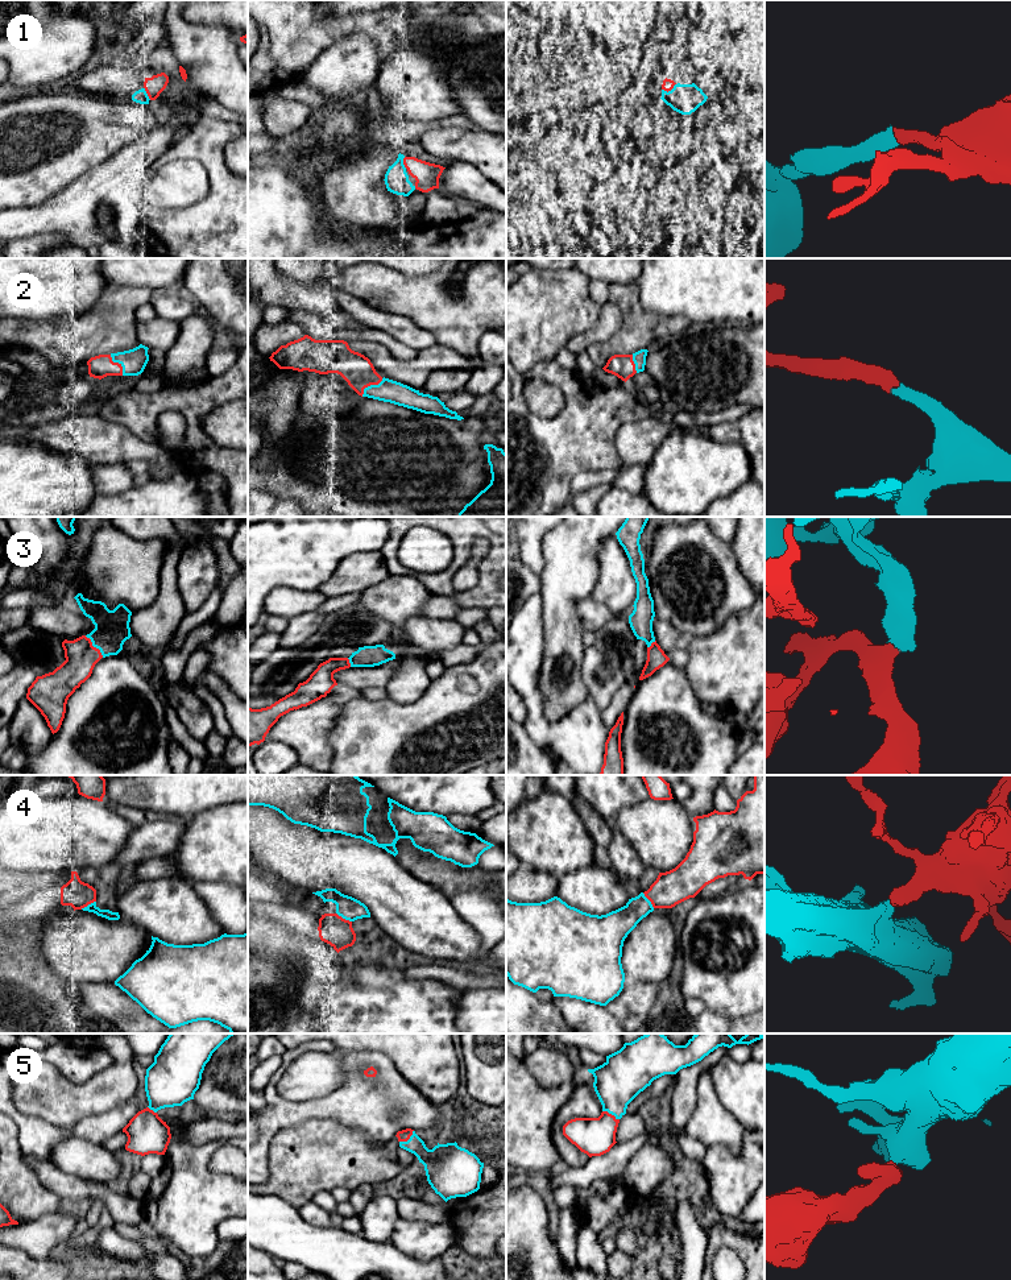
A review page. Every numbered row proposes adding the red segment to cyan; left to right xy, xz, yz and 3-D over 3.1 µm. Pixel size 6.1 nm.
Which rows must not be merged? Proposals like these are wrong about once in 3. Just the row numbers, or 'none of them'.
none of them

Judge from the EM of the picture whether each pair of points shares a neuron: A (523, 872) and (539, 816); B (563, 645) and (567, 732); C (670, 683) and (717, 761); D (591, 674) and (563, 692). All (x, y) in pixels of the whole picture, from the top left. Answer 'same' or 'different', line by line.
A: different
B: different
C: same
D: different

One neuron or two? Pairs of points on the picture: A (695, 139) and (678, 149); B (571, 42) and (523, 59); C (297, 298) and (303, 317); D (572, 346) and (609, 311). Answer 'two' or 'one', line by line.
A: one
B: one
C: two
D: one

